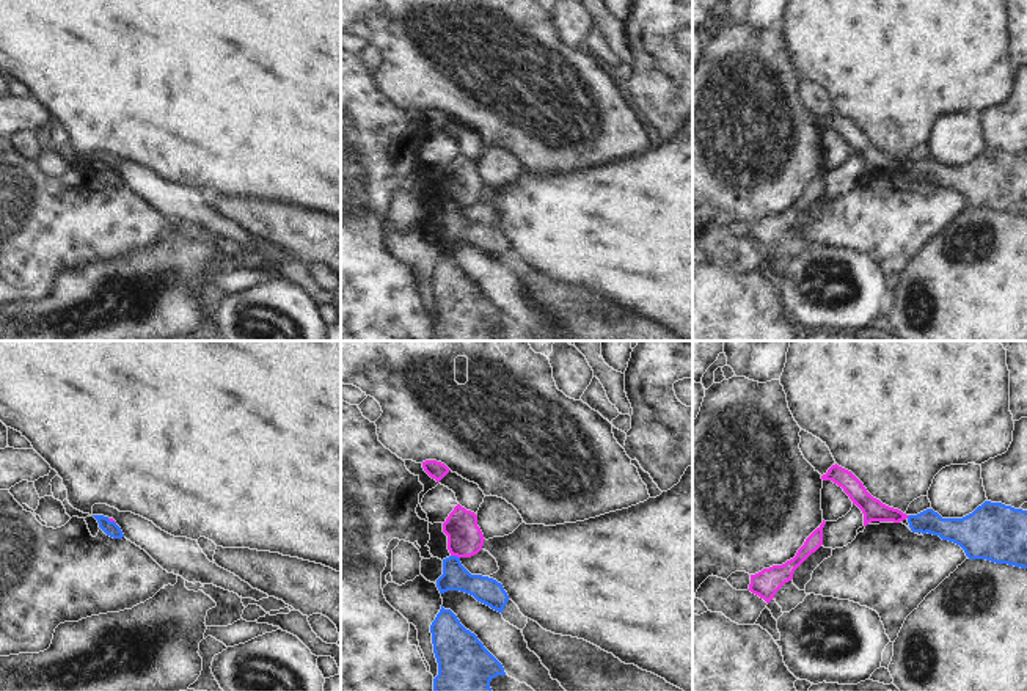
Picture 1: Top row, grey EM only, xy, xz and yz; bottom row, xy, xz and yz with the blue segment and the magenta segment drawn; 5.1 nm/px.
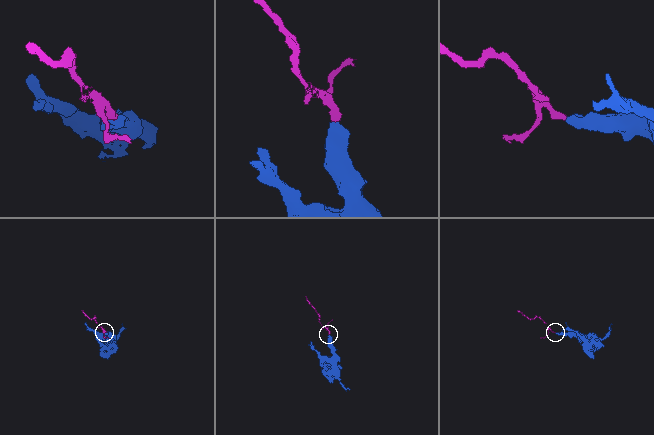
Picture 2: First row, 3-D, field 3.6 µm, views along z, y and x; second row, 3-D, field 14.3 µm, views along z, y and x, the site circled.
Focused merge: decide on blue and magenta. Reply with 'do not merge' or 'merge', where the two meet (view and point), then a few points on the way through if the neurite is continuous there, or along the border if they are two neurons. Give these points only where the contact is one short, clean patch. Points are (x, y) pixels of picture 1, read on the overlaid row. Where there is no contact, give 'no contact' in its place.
do not merge; contact xz (456, 556); border xz (451, 555), (459, 558)

